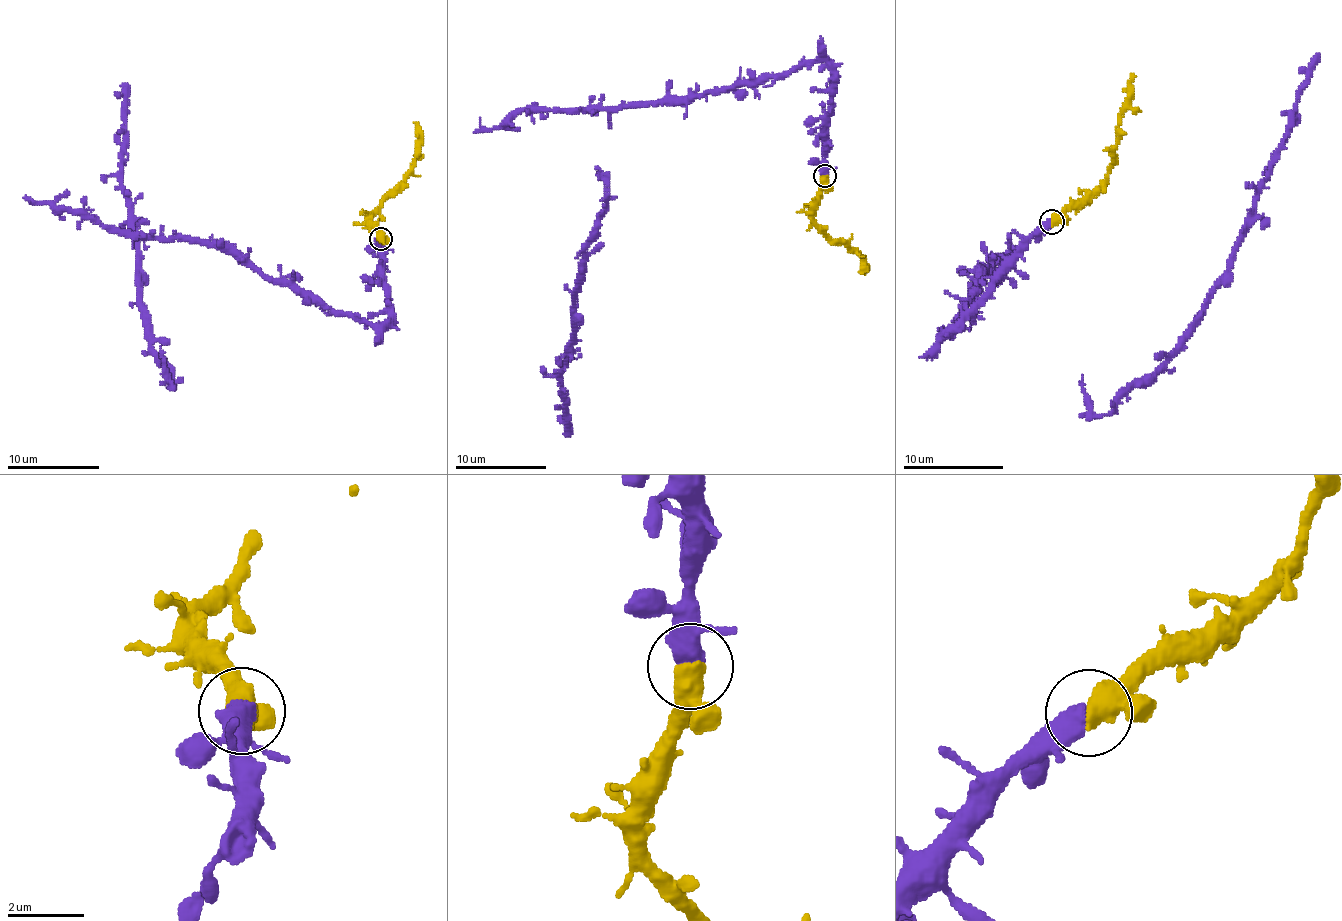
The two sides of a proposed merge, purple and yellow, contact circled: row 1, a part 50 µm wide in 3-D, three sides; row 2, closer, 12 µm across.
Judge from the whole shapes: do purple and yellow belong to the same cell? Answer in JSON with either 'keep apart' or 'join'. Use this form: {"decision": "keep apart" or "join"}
{"decision": "join"}

